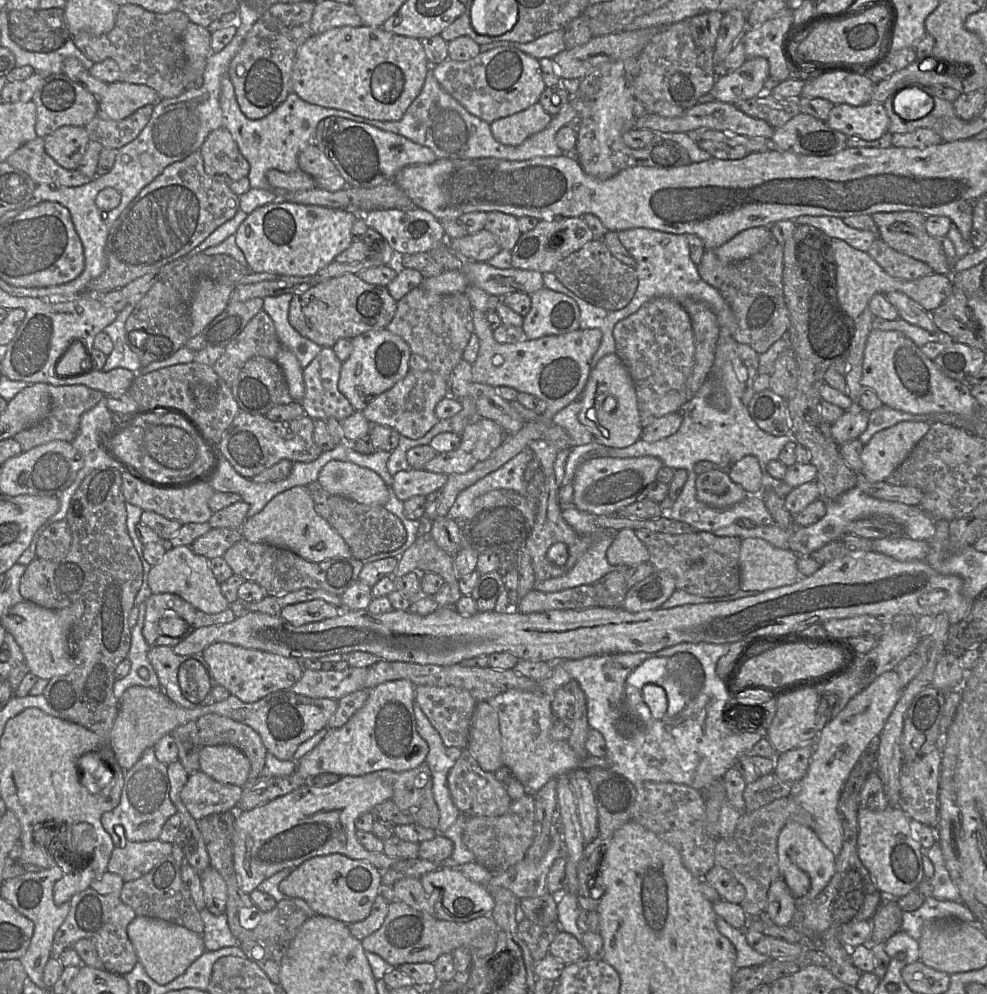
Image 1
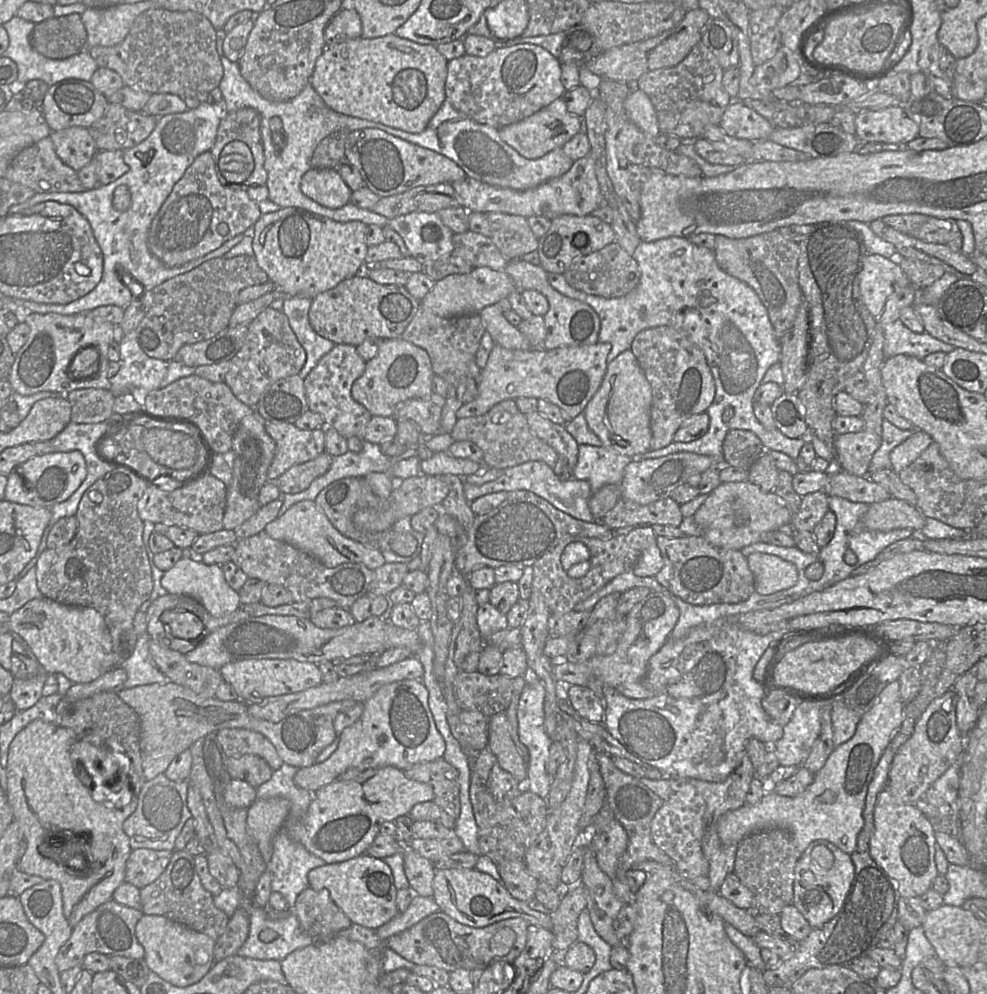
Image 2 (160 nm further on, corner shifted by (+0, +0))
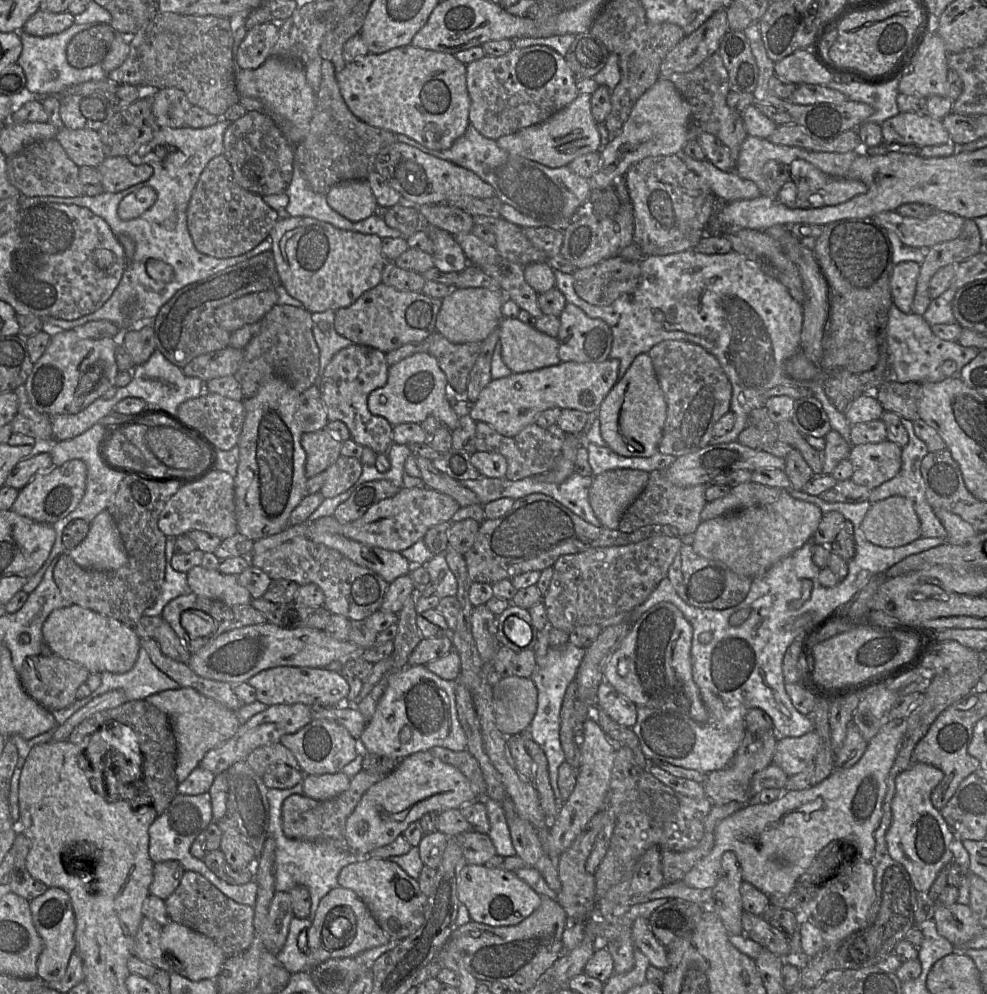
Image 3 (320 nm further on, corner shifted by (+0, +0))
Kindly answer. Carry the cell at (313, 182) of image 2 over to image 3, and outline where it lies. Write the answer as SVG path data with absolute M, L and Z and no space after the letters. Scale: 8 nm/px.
M366 180L344 181L326 194L328 205L352 222L362 221L379 211L376 198Z

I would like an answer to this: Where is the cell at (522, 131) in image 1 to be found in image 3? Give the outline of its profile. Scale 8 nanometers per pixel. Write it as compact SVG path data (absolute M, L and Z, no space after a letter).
M579 93L570 104L542 123L520 129L496 140L503 150L551 168L566 166L576 157L599 151L602 147L598 123L591 112L591 94Z

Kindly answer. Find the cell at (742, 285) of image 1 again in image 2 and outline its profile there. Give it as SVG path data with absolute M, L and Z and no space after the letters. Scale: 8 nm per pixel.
M778 230L748 238L715 236L715 259L729 275L745 282L767 309L776 336L780 339L792 326L804 297L798 280L799 242L784 237Z

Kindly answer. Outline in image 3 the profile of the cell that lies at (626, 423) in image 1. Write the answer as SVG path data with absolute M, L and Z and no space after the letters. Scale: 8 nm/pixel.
M649 354L635 357L598 408L600 431L607 446L625 457L650 457L657 454L667 417L667 404Z

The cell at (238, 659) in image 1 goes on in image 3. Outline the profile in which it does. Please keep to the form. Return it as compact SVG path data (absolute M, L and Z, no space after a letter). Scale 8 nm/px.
M281 666L263 670L247 683L256 690L257 701L267 705L302 703L311 707L337 707L350 692L347 681L338 673L324 668Z

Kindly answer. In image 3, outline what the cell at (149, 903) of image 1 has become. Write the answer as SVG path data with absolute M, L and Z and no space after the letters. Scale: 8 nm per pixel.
M185 871L179 886L164 903L173 922L210 937L227 957L248 949L253 942L254 907L230 899L197 872Z

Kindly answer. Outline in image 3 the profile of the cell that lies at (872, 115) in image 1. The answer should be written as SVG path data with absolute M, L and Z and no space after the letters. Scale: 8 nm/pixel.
M900 112L880 126L885 143L932 146L951 142L942 121L928 114Z

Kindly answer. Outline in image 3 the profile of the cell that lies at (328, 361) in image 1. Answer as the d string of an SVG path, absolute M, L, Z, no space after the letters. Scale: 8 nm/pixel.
M353 343L333 356L318 385L328 420L343 422L349 429L351 439L357 444L386 456L394 444L393 425L385 418L372 414L367 399L372 391L385 386L389 366L386 353Z

